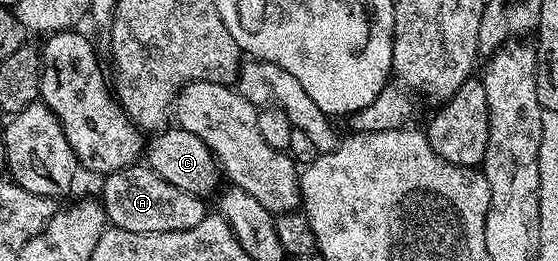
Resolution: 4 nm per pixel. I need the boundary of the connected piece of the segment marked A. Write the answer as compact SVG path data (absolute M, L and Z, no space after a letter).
M134 165L104 176L99 202L105 208L106 220L131 233L175 233L195 229L207 214L206 200L183 189L175 189L171 181L163 181L148 165Z

